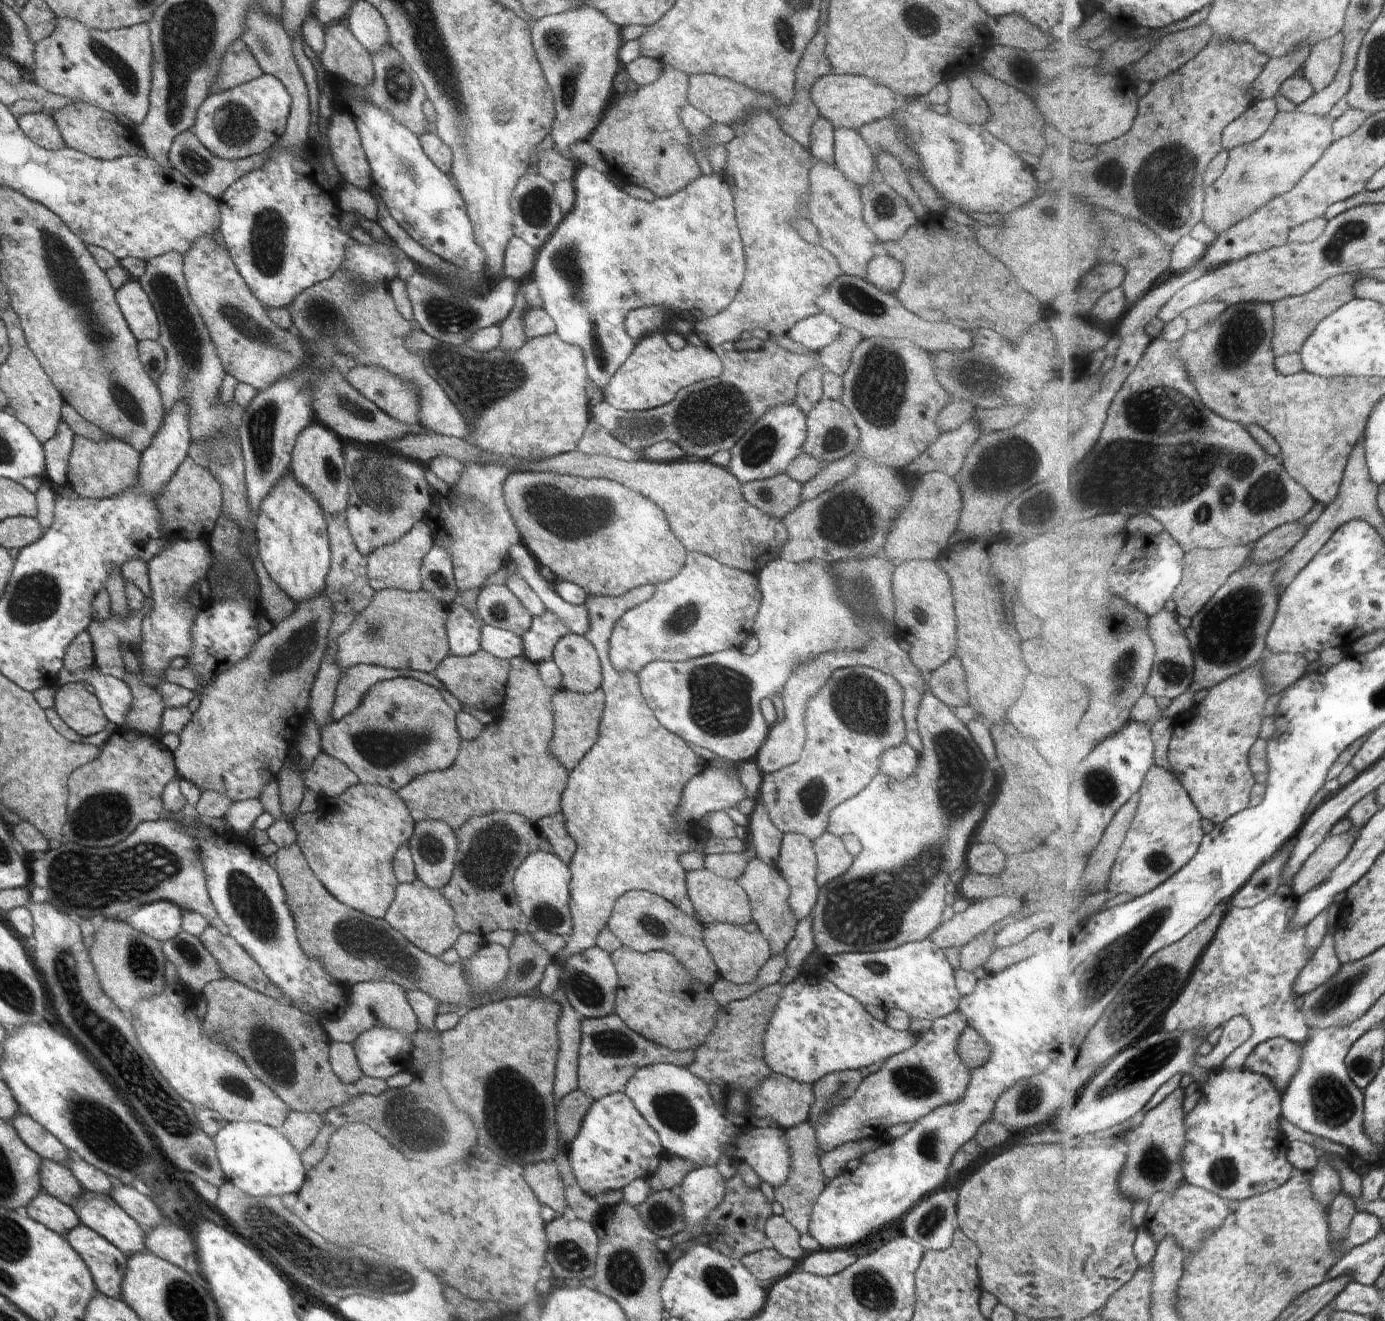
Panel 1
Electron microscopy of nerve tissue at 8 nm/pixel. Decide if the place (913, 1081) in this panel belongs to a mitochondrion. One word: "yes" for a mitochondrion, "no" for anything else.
yes

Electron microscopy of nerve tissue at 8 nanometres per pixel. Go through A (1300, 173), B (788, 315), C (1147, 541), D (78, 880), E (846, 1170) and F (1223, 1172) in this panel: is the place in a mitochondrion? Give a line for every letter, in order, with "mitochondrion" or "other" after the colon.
A: other
B: other
C: other
D: mitochondrion
E: other
F: mitochondrion

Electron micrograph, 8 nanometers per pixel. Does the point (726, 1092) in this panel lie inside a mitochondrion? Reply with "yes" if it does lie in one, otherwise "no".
no

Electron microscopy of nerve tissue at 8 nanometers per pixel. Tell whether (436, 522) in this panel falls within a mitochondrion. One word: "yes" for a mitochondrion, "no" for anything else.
no

